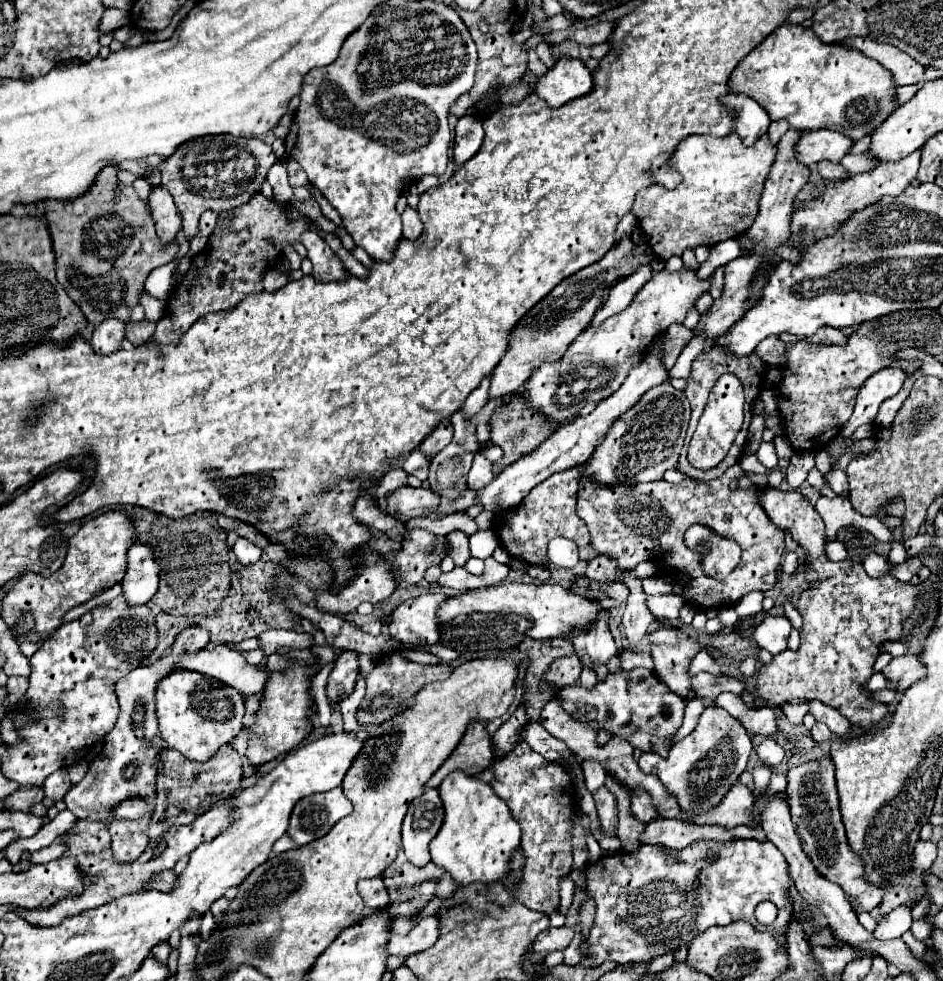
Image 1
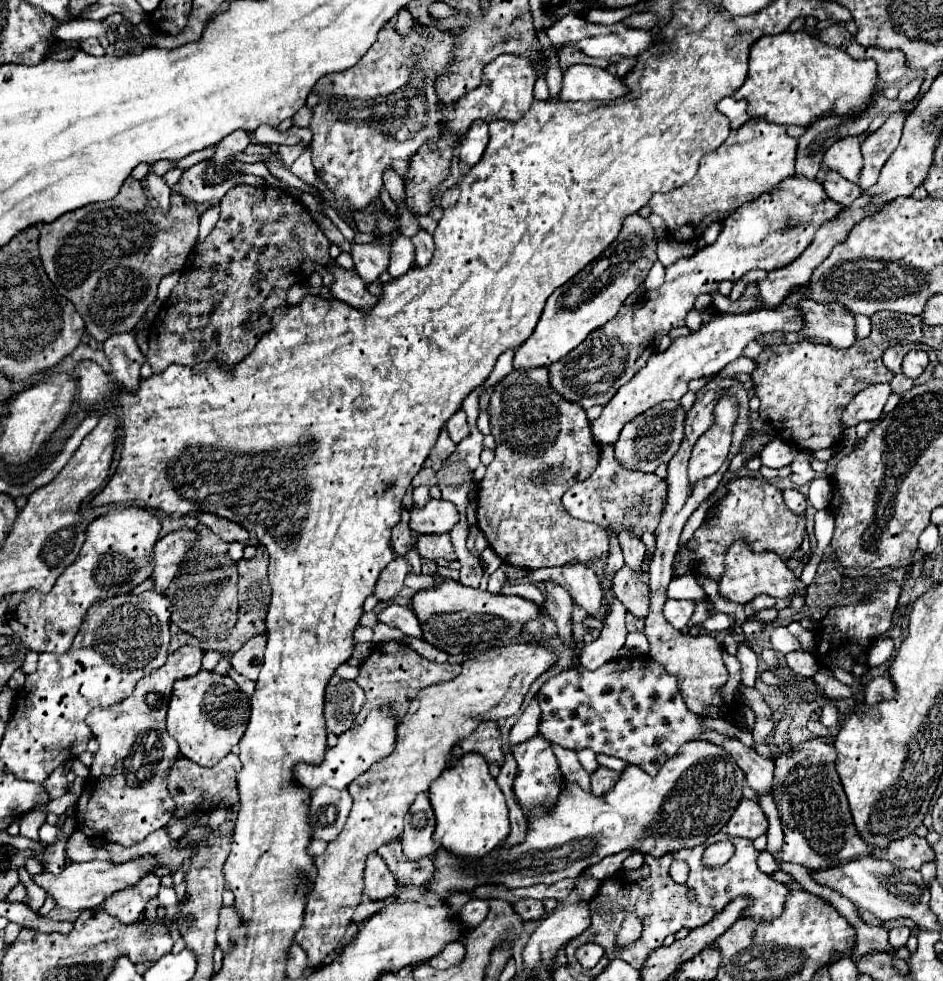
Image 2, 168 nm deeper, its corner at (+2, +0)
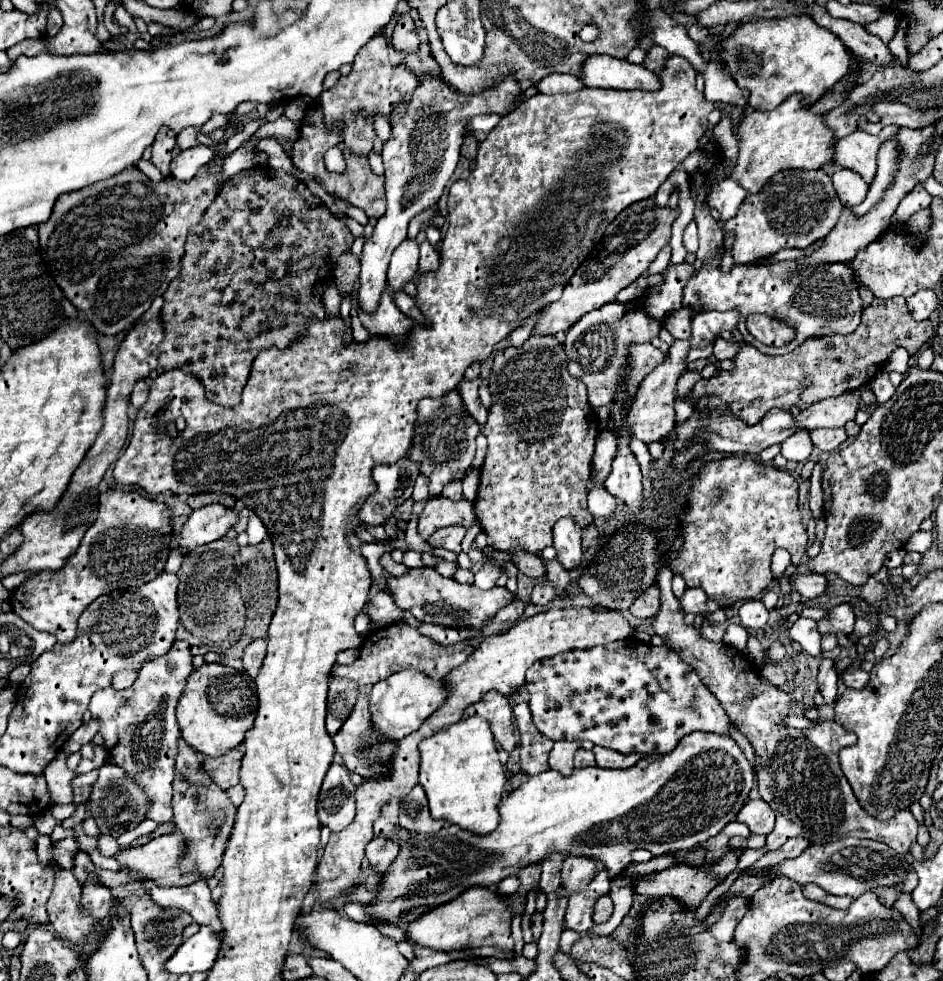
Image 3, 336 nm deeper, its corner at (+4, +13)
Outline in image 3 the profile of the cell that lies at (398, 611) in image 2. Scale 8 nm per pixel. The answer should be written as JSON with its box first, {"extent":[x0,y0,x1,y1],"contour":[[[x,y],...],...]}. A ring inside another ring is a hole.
{"extent":[367,592,419,628],"contour":[[[377,592],[367,604],[367,614],[375,628],[385,628],[395,620],[405,620],[411,626],[419,626],[417,618],[413,618],[411,612],[401,610],[389,592]]]}

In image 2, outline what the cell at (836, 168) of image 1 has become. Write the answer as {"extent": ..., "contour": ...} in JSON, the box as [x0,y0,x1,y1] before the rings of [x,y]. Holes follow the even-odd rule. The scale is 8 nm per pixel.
{"extent":[823,171,861,207],"contour":[[[829,171],[829,173],[827,173],[827,177],[825,177],[825,181],[823,181],[823,187],[825,187],[827,195],[829,195],[835,203],[839,203],[839,205],[843,205],[843,207],[849,207],[849,205],[861,195],[859,185],[847,181],[845,177],[839,177],[839,173],[835,173],[835,171]]]}

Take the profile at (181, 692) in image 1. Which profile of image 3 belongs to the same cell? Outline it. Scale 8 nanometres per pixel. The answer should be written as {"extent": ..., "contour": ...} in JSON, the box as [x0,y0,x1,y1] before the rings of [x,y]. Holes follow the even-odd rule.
{"extent":[177,662,257,756],"contour":[[[213,662],[213,664],[203,664],[201,668],[191,672],[187,686],[181,694],[181,700],[177,704],[177,722],[181,728],[181,738],[191,748],[195,748],[197,752],[207,754],[207,756],[221,756],[227,750],[231,750],[243,742],[245,732],[253,726],[255,712],[257,712],[257,692],[253,698],[253,678],[245,670],[235,670],[231,666]]]}

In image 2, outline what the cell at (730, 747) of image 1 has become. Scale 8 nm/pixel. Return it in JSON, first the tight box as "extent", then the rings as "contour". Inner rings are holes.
{"extent":[425,741,745,899],"contour":[[[691,741],[683,745],[655,777],[647,775],[635,765],[627,765],[623,777],[601,797],[593,795],[591,791],[583,791],[577,783],[565,781],[555,805],[537,807],[527,813],[527,835],[521,843],[509,849],[497,847],[483,857],[457,857],[445,849],[439,849],[433,855],[433,877],[425,883],[425,887],[439,899],[447,899],[453,893],[471,893],[479,885],[501,885],[507,889],[531,887],[537,883],[553,885],[567,877],[579,877],[583,869],[599,863],[607,855],[621,851],[631,849],[643,855],[663,857],[667,853],[691,849],[705,843],[709,835],[719,833],[727,825],[743,797],[743,781],[745,773],[739,769],[739,765],[735,765],[735,759],[709,741]]]}

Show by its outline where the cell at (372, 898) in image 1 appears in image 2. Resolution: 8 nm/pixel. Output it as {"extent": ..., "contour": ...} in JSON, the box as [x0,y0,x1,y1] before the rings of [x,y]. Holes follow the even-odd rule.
{"extent":[364,853,397,899],"contour":[[[371,853],[367,857],[364,870],[365,895],[373,899],[387,899],[397,889],[397,879],[389,871],[387,863],[379,853]]]}

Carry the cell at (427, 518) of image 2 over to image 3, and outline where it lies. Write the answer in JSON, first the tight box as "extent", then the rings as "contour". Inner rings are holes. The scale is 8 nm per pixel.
{"extent":[419,496,475,540],"contour":[[[445,496],[429,498],[419,516],[419,534],[427,540],[435,530],[445,526],[465,526],[469,528],[475,520],[473,502],[469,500],[449,500]]]}

